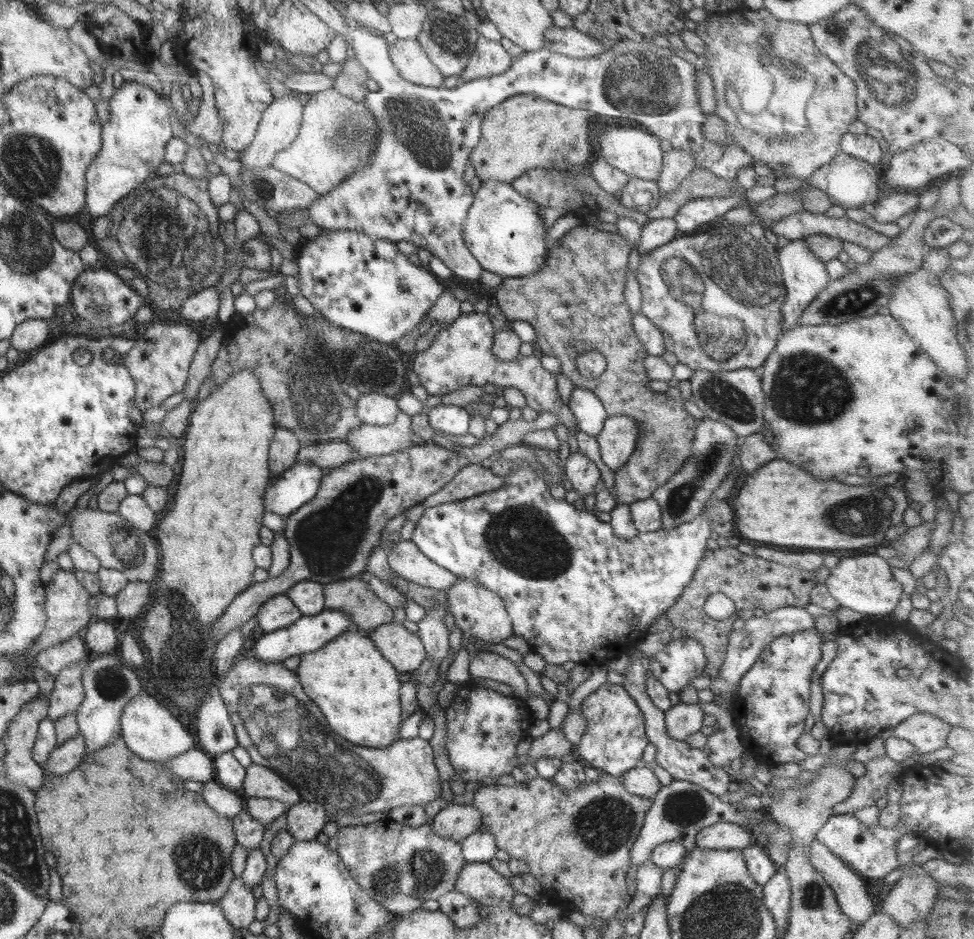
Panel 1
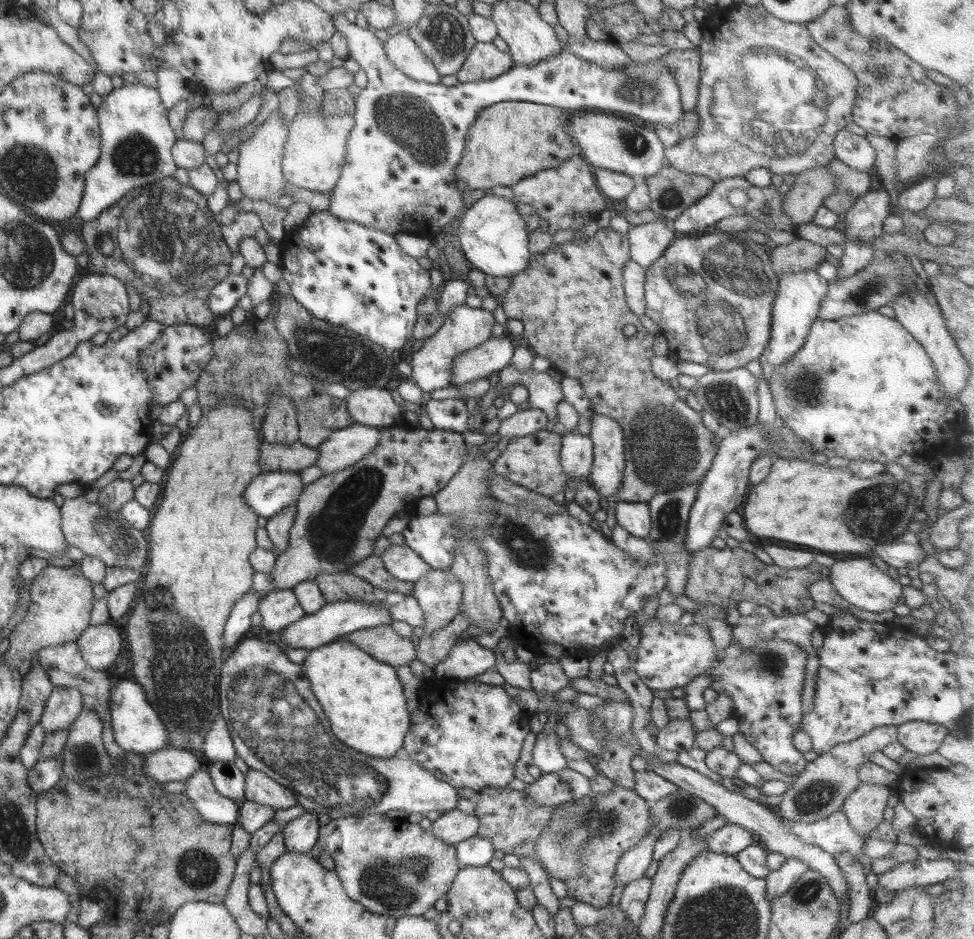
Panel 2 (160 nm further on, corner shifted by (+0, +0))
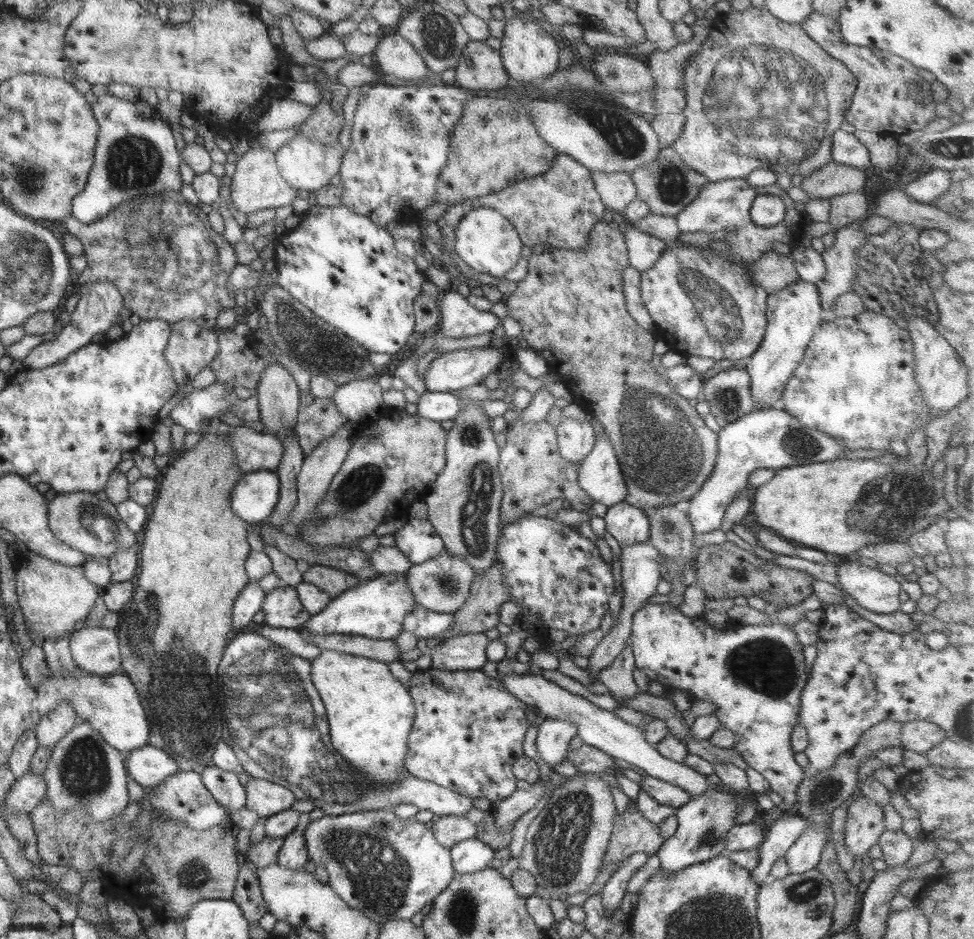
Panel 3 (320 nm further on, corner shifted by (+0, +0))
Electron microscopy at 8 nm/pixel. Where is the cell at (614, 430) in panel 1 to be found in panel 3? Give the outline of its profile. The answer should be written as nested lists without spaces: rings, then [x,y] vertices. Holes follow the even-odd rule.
[[[606,434],[597,437],[594,448],[579,466],[578,484],[593,502],[611,507],[625,500],[629,492]]]

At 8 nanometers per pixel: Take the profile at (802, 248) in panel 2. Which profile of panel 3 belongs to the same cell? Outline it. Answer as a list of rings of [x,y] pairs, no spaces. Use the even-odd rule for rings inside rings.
[[[771,250],[748,265],[752,282],[770,295],[799,280],[793,258]]]

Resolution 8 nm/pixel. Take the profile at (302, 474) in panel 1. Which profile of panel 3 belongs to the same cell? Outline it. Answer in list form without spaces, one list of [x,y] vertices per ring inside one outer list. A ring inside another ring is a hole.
[[[268,470],[244,473],[230,495],[232,510],[251,526],[267,522],[279,499],[279,480]]]

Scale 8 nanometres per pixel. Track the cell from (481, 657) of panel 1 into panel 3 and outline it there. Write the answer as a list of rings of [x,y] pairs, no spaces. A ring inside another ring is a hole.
[[[484,633],[456,635],[444,639],[432,648],[423,647],[430,654],[432,666],[440,670],[481,670],[486,664],[486,646],[489,642]]]

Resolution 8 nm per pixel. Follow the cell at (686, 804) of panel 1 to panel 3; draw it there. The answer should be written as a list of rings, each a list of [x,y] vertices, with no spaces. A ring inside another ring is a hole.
[[[635,853],[628,861],[619,864],[618,870],[611,876],[604,886],[601,899],[607,912],[619,908],[624,895],[627,893],[628,883],[632,876],[648,862],[650,856],[645,853]]]

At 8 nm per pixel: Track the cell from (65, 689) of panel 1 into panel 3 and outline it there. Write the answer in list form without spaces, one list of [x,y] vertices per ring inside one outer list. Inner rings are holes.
[[[63,700],[51,714],[41,718],[35,726],[37,741],[41,746],[53,748],[77,723],[78,716],[73,711],[73,706],[67,700]]]

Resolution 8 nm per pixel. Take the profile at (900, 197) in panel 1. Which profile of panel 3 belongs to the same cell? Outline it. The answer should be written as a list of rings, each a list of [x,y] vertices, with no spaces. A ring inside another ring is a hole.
[[[934,168],[916,180],[905,182],[903,188],[914,200],[929,203],[948,192],[951,184],[949,170]]]

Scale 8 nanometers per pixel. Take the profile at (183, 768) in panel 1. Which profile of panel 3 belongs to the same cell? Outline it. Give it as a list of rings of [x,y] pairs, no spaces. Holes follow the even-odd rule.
[[[142,746],[141,749],[127,753],[126,770],[145,789],[155,787],[165,778],[180,771],[176,760],[172,760],[172,756],[168,756],[160,748]]]

